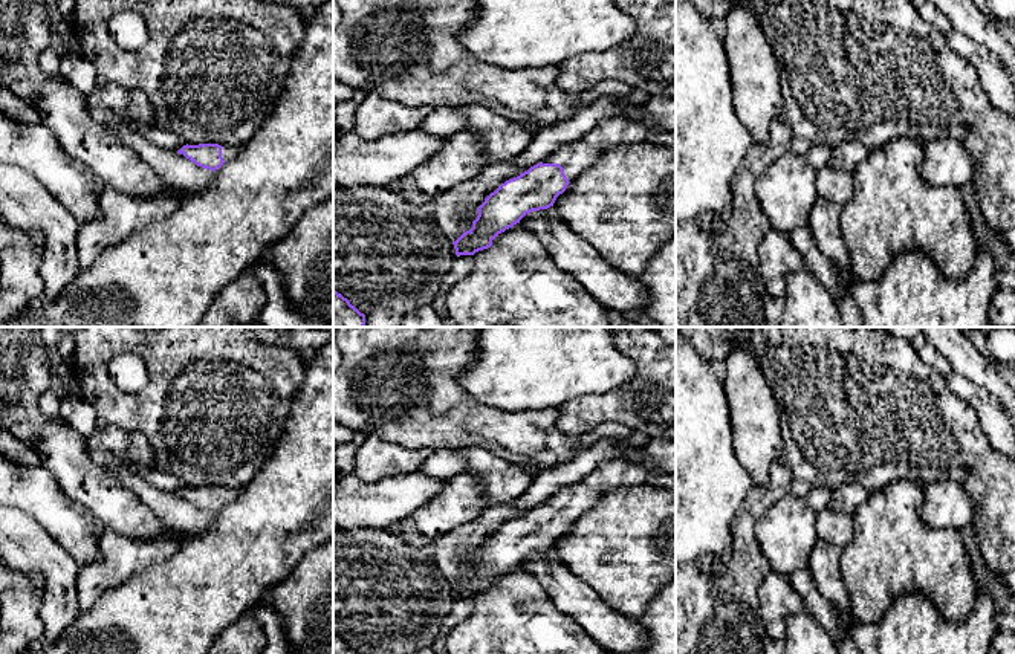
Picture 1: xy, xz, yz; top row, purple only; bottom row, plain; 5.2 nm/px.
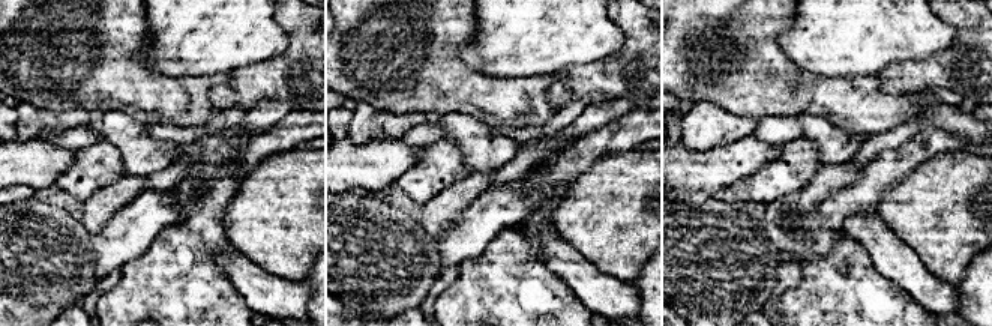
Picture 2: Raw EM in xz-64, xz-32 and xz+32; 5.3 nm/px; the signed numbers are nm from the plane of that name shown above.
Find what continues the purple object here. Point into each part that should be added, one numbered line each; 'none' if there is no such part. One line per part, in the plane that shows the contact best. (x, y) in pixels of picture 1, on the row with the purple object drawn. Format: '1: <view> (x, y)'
1: xz (575, 158)

